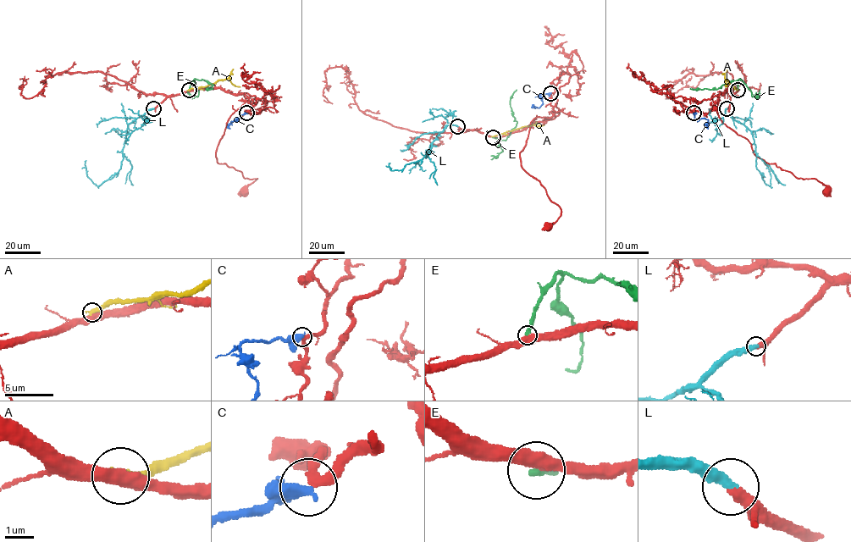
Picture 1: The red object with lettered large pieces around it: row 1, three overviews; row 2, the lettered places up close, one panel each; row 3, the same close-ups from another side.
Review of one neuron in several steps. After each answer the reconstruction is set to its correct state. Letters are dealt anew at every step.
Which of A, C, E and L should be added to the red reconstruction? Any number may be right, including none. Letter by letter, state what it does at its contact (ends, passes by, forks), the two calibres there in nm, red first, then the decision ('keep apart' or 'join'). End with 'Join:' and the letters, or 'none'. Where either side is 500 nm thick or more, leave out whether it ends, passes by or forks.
A: calibres 500 and 360 nm; keep apart
C: calibres 320 and 500 nm; join
E: it ends; calibres 440 and 260 nm; keep apart
L: it ends; calibres 280 and 400 nm; join
Join: C, L

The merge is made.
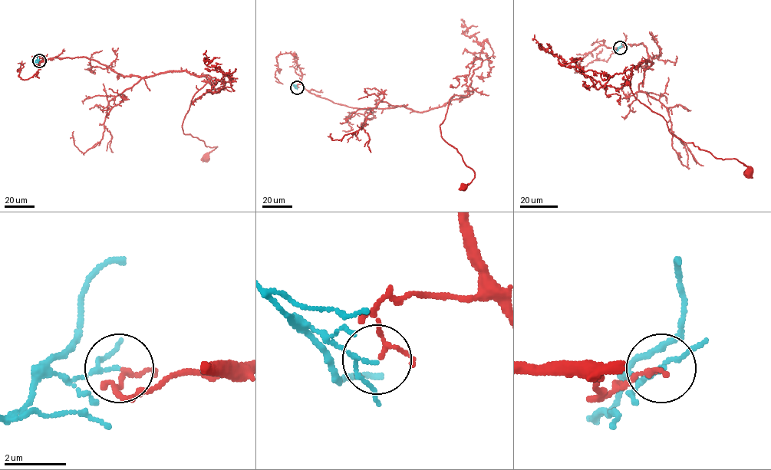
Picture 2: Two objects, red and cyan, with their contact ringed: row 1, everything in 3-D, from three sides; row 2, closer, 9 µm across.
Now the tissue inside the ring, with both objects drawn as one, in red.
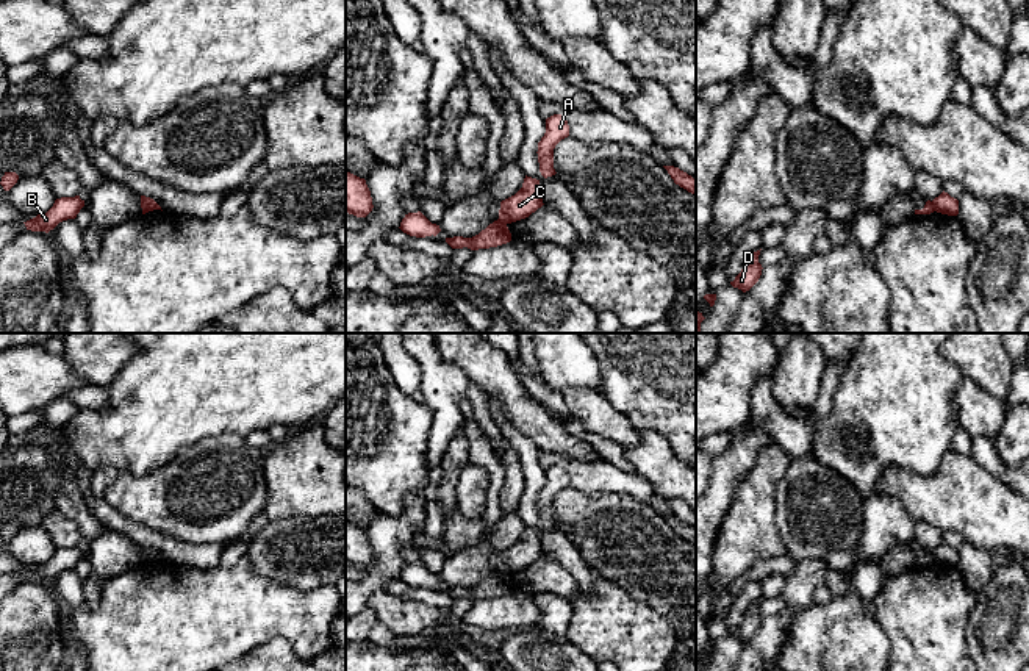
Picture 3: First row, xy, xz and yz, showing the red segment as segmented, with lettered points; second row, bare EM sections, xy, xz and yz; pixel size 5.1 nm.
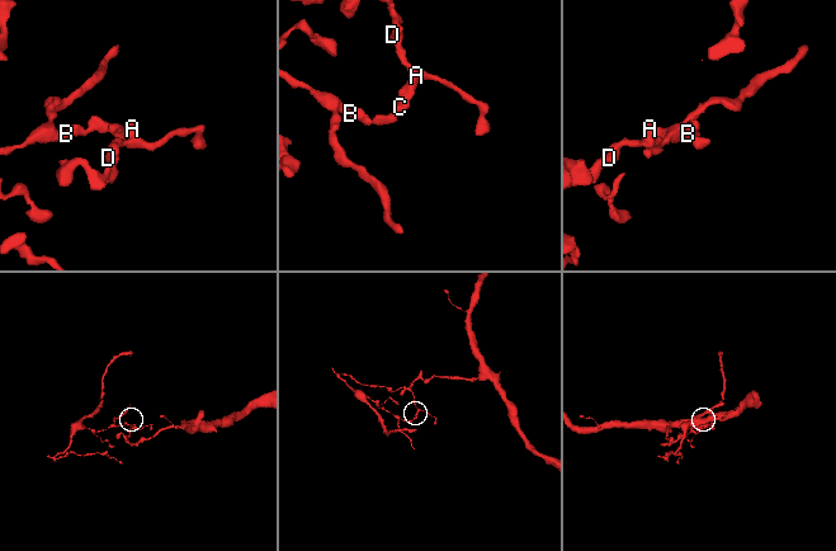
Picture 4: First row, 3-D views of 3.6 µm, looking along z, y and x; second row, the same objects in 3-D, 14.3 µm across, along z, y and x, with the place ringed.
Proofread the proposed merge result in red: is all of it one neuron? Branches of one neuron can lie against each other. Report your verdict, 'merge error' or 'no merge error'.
merge error

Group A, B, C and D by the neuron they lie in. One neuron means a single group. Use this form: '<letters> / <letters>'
A C D / B

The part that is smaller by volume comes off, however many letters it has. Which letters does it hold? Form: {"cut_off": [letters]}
{"cut_off": ["B"]}

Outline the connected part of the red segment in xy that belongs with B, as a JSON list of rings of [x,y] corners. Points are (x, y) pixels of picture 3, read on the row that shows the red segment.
[[[80,196],[56,199],[53,206],[36,217],[23,222],[27,230],[45,231],[53,230],[59,222],[75,219],[80,210],[84,206],[84,200]]]

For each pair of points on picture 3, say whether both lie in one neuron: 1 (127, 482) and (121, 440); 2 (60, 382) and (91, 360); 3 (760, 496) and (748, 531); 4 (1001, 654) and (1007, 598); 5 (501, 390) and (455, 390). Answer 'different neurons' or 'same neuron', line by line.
1: different neurons
2: different neurons
3: same neuron
4: same neuron
5: different neurons

